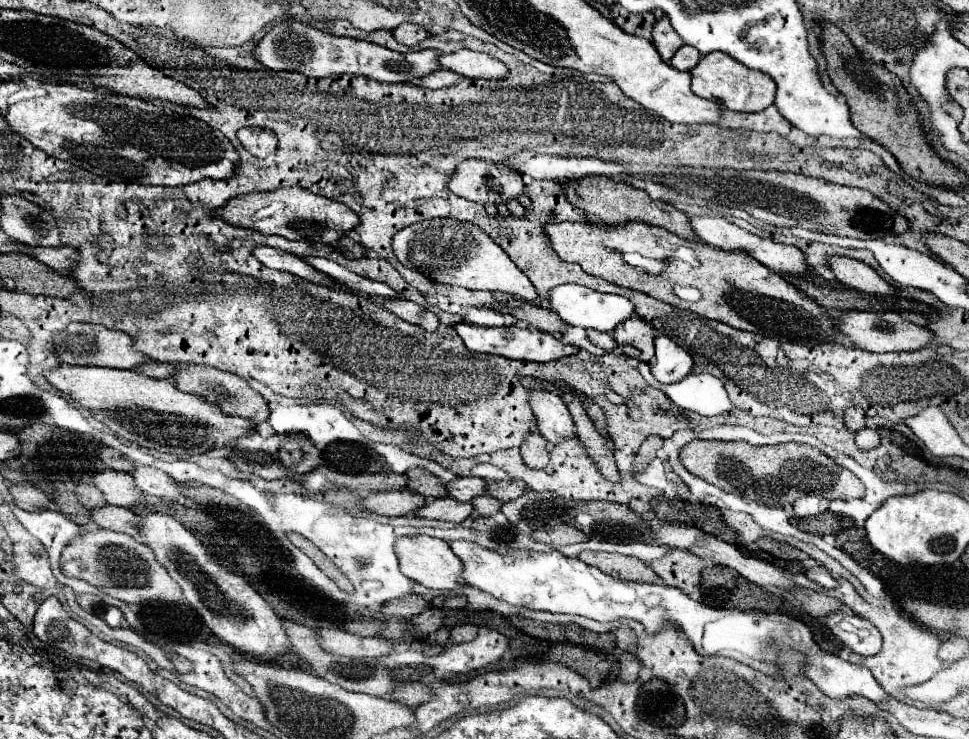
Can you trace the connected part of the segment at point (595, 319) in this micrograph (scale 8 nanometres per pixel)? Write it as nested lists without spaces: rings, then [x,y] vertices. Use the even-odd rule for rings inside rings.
[[[560,284],[554,286],[550,290],[550,310],[556,312],[560,316],[562,322],[566,322],[568,326],[580,326],[580,328],[594,328],[600,332],[610,332],[614,330],[620,322],[628,320],[634,314],[634,306],[630,300],[616,296],[616,294],[602,294],[602,292],[594,292],[586,286],[578,286],[578,284]]]

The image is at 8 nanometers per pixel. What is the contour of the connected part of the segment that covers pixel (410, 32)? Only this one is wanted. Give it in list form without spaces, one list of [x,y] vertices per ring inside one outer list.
[[[400,24],[396,30],[392,30],[392,34],[394,34],[396,42],[406,44],[406,46],[420,44],[428,36],[428,32],[422,30],[420,26],[416,26],[416,24]]]

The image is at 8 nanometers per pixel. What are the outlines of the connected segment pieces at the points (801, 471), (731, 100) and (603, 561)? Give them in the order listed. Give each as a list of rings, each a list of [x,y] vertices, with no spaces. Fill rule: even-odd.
[[[692,440],[680,450],[680,462],[688,472],[722,488],[724,492],[746,496],[764,506],[792,504],[806,494],[820,494],[828,500],[860,498],[864,494],[862,482],[846,468],[824,456],[808,444],[776,444],[752,446],[748,442],[718,442],[718,440]]]
[[[712,52],[708,56],[702,56],[702,60],[696,64],[696,68],[690,74],[692,74],[694,94],[708,98],[708,100],[716,100],[728,110],[762,112],[774,102],[774,96],[776,96],[776,82],[768,74],[750,70],[724,52]]]
[[[584,552],[578,556],[582,562],[600,568],[604,574],[610,574],[620,580],[632,582],[660,582],[660,578],[638,558],[624,554],[608,554],[608,552]]]

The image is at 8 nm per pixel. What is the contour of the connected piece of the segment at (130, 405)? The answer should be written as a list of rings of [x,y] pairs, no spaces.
[[[62,364],[58,370],[44,372],[44,376],[52,386],[88,408],[98,422],[106,424],[118,436],[168,454],[204,454],[212,448],[226,448],[236,438],[256,432],[256,424],[250,418],[224,414],[198,394],[180,392],[170,380],[156,380],[136,370]]]

